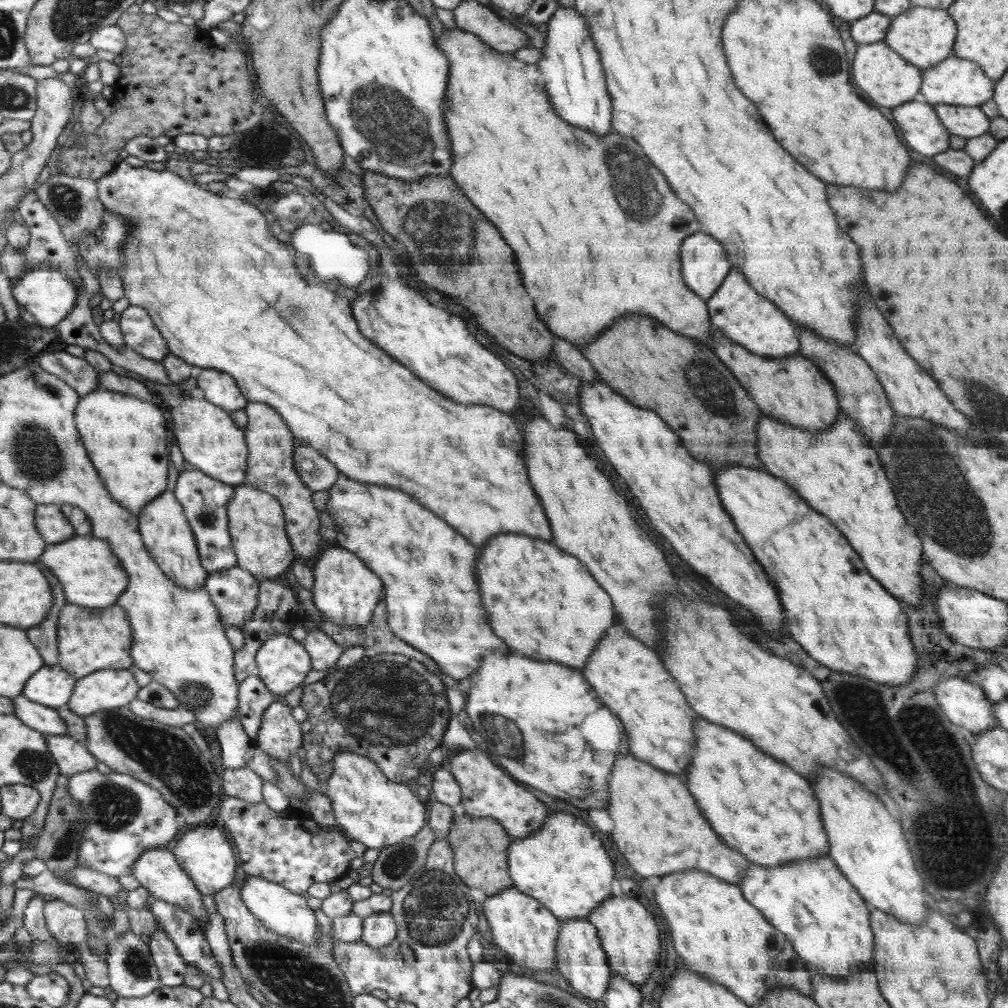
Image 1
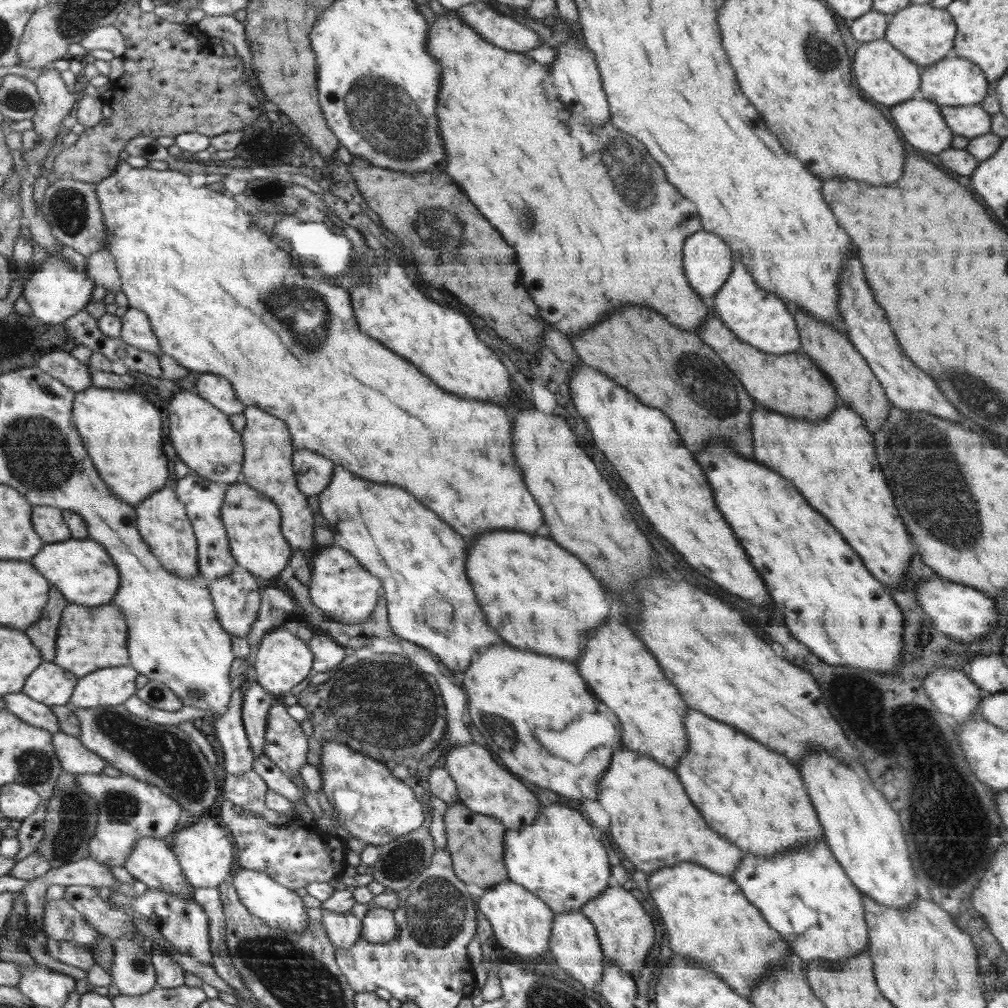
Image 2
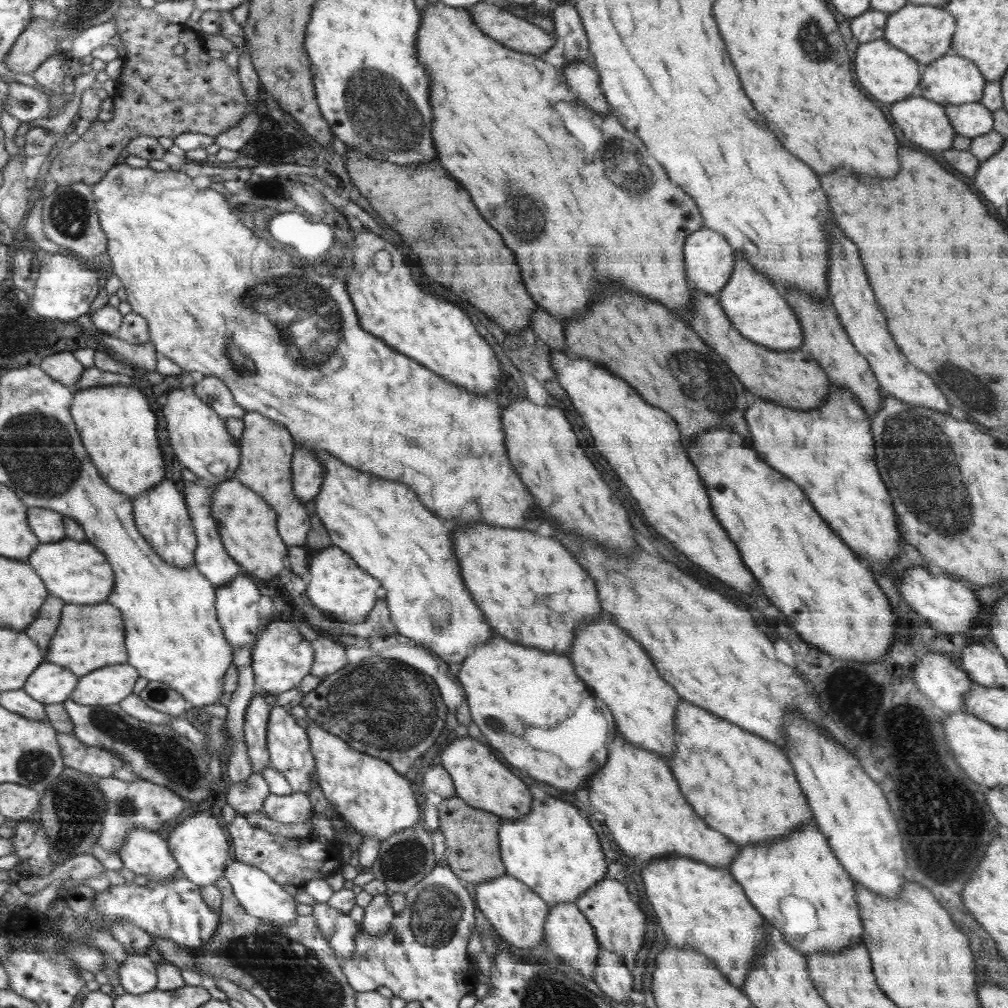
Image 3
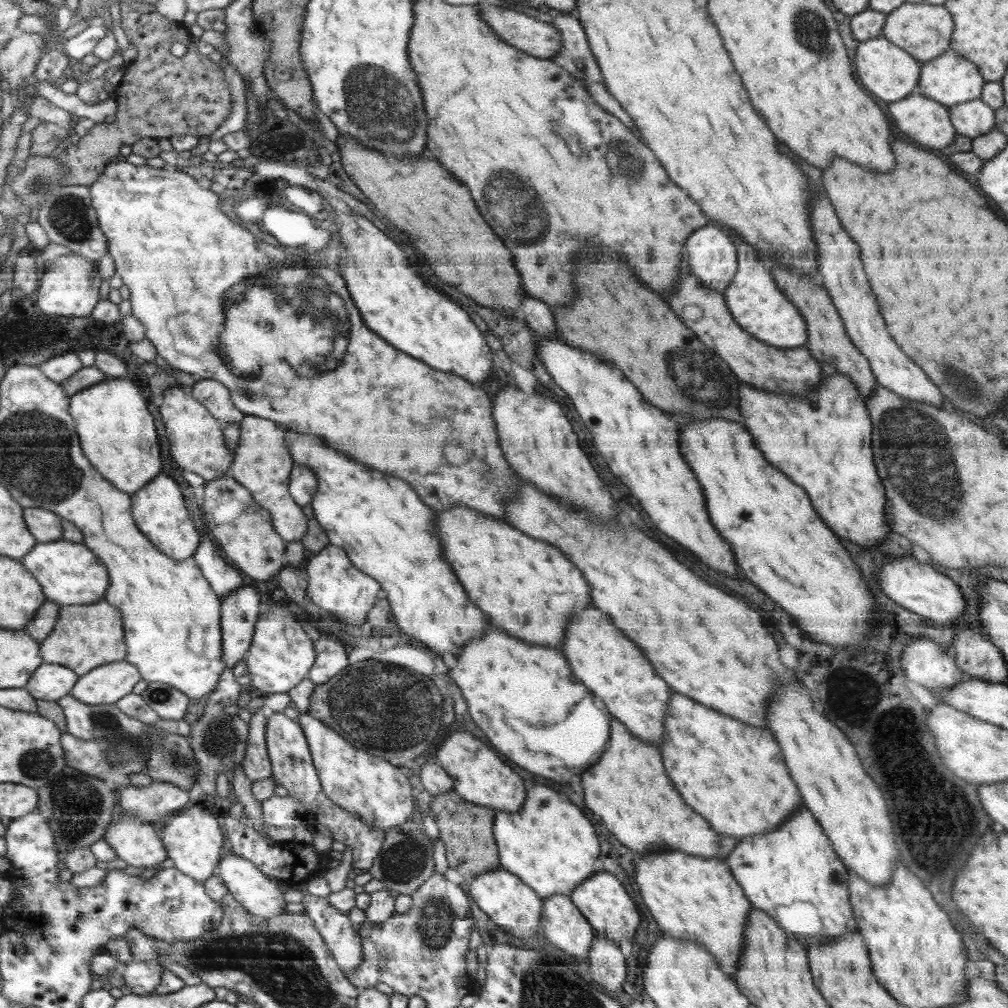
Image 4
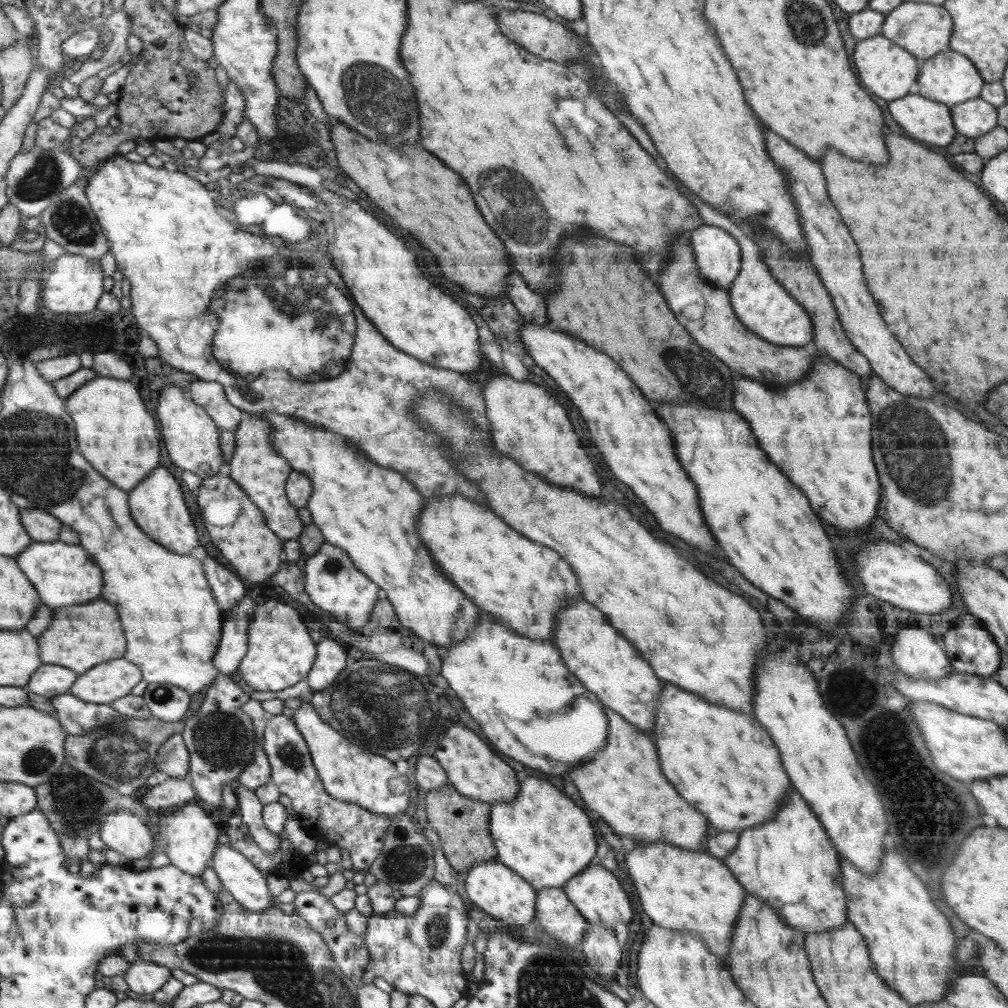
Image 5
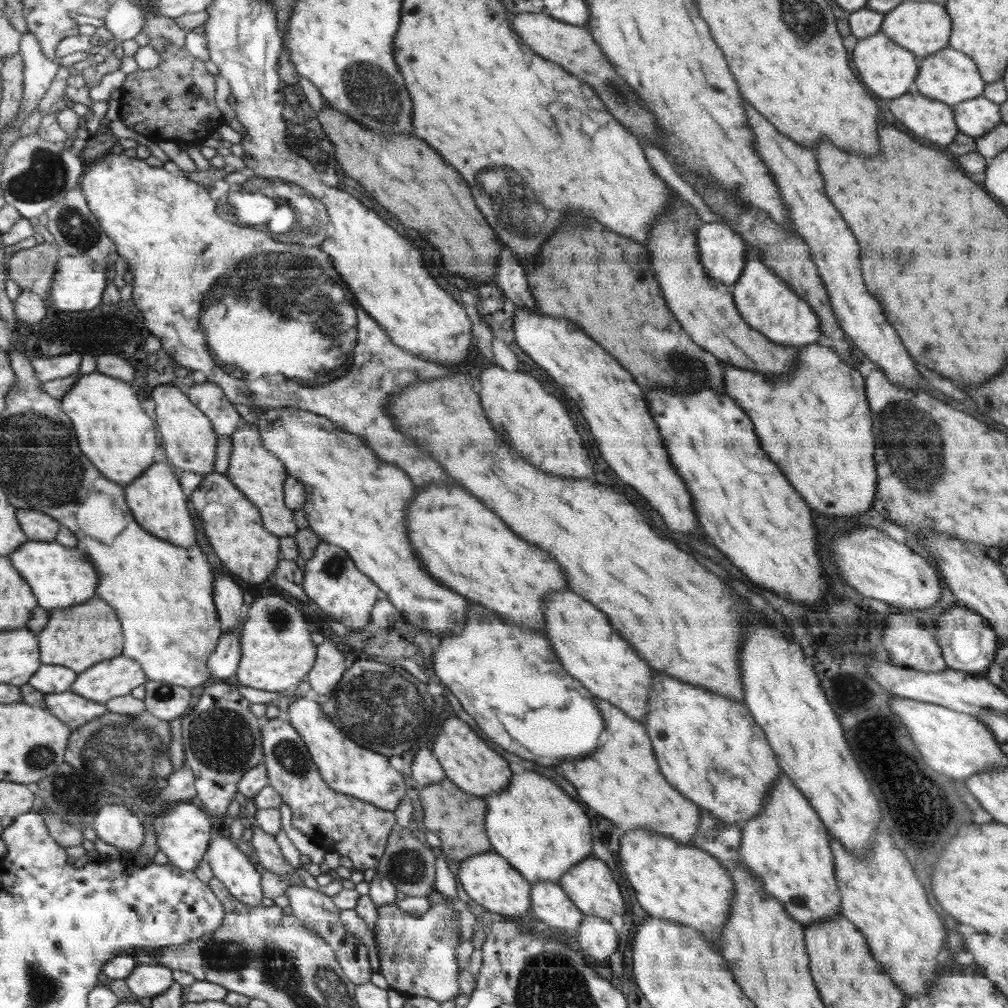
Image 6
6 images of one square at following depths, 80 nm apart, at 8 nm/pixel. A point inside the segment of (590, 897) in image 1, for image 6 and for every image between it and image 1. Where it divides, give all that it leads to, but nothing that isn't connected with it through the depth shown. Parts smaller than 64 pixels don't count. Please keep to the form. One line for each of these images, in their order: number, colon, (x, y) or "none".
2: (556, 858)
3: (553, 850)
4: (549, 843)
5: (543, 836)
6: (543, 833)

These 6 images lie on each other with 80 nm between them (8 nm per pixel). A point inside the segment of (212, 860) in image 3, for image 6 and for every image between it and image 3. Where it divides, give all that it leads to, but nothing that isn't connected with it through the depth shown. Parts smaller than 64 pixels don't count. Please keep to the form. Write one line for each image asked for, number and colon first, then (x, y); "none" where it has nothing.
4: (193, 841)
5: (187, 835)
6: (183, 832)

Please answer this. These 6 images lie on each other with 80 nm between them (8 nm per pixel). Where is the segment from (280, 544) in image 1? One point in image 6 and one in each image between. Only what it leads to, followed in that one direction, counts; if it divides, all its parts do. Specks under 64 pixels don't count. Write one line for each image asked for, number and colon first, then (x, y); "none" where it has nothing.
2: (253, 521)
3: (249, 525)
4: (245, 529)
5: (238, 527)
6: (233, 524)

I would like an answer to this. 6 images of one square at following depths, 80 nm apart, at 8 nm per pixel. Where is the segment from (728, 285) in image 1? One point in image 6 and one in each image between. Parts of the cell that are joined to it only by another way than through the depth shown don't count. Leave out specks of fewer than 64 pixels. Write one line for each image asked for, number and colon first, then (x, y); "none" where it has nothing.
2: (756, 316)
3: (757, 311)
4: (763, 311)
5: (763, 305)
6: (767, 304)

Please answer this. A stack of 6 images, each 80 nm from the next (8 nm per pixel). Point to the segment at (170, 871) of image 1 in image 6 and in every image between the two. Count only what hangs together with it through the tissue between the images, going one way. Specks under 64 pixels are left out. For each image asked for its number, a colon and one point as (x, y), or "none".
2: (152, 862)
3: (144, 852)
4: (135, 842)
5: (121, 831)
6: (117, 826)

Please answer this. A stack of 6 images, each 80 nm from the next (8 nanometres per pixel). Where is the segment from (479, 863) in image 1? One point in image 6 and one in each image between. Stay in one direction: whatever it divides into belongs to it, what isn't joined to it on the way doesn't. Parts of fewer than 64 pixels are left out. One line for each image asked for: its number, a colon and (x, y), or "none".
2: (475, 841)
3: (471, 835)
4: (467, 830)
5: (463, 824)
6: (458, 819)

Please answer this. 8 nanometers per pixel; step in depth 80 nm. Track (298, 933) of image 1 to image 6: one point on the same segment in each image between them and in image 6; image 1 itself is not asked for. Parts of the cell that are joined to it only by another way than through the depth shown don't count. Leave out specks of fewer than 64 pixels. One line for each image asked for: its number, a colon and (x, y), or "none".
2: (265, 898)
3: (256, 890)
4: (256, 892)
5: (248, 884)
6: (229, 865)

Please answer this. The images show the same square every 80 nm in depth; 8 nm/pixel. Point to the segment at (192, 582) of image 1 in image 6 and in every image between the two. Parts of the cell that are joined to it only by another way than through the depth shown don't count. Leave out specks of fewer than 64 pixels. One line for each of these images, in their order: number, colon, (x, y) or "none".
2: (162, 520)
3: (160, 512)
4: (160, 509)
5: (157, 502)
6: (156, 497)

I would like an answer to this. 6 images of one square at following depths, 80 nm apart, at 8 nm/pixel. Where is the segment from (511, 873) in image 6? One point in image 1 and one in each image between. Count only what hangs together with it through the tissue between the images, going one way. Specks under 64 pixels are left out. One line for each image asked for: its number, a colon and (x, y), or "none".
1: (521, 926)
2: (522, 923)
3: (519, 916)
4: (509, 902)
5: (496, 889)

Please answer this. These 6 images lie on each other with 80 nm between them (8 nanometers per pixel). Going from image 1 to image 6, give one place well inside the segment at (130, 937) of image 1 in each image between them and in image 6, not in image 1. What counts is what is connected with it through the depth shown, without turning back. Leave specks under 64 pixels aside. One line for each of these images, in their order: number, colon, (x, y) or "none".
2: (132, 972)
3: (138, 974)
4: (141, 977)
5: (142, 977)
6: (145, 980)

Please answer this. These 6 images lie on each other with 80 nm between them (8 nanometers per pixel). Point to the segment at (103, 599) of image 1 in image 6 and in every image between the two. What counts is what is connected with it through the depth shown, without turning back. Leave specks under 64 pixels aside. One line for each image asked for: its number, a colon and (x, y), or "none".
2: (82, 569)
3: (76, 571)
4: (73, 575)
5: (65, 574)
6: (62, 577)

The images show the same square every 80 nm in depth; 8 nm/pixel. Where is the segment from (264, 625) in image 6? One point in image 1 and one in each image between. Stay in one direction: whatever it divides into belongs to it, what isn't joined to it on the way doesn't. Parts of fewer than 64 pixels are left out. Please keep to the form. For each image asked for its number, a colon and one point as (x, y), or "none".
1: (283, 662)
2: (282, 660)
3: (280, 658)
4: (280, 655)
5: (280, 652)

